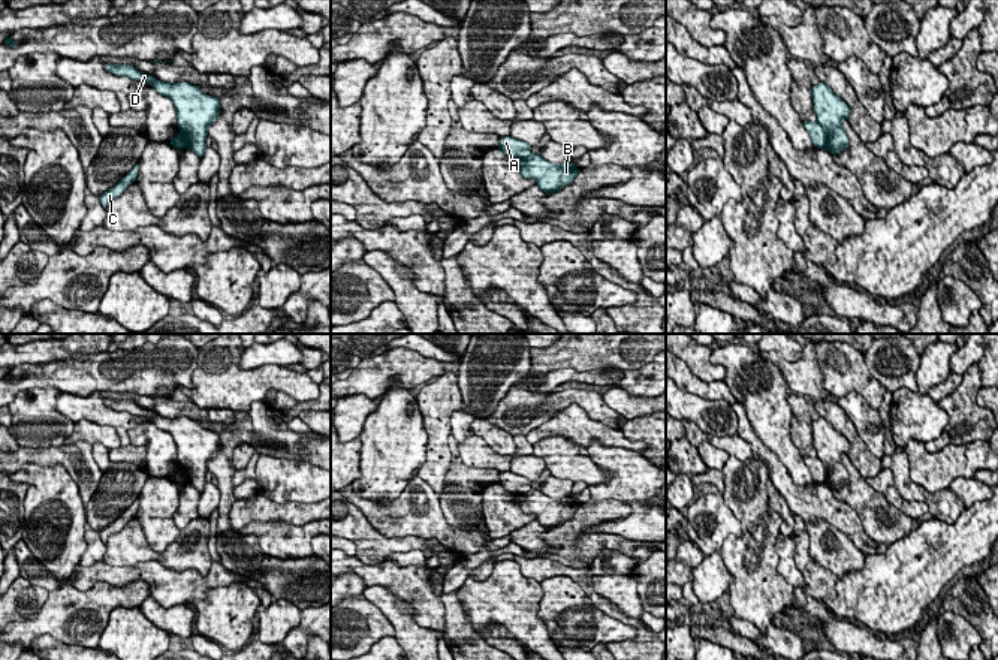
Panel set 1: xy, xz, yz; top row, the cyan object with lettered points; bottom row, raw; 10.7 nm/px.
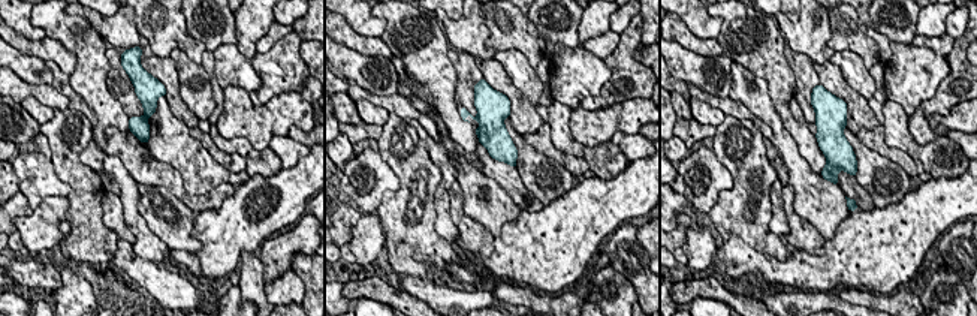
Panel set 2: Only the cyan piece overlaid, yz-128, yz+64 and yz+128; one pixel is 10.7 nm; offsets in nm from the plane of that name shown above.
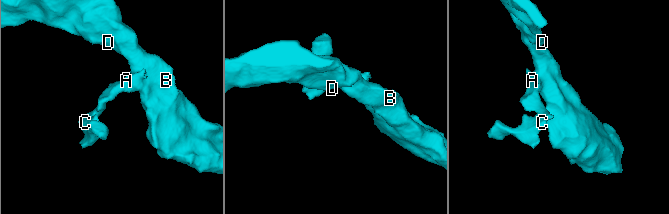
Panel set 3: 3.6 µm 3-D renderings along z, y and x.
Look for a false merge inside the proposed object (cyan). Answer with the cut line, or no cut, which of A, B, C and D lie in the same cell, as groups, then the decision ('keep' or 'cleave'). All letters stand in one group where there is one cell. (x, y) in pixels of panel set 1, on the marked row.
yz (817, 121), (823, 132), (823, 147) | A C / B D | cleave

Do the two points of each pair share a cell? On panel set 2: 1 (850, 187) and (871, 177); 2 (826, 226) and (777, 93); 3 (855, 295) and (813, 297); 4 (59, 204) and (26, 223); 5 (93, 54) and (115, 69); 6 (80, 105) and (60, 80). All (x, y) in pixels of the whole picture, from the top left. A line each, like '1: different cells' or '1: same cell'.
1: different cells
2: different cells
3: different cells
4: same cell
5: different cells
6: same cell

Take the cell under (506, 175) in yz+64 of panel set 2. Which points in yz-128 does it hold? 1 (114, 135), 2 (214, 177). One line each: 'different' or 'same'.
1: same
2: different

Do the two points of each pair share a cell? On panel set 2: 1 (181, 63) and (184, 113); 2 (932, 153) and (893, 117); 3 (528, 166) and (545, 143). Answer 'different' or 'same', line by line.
1: different
2: same
3: different

